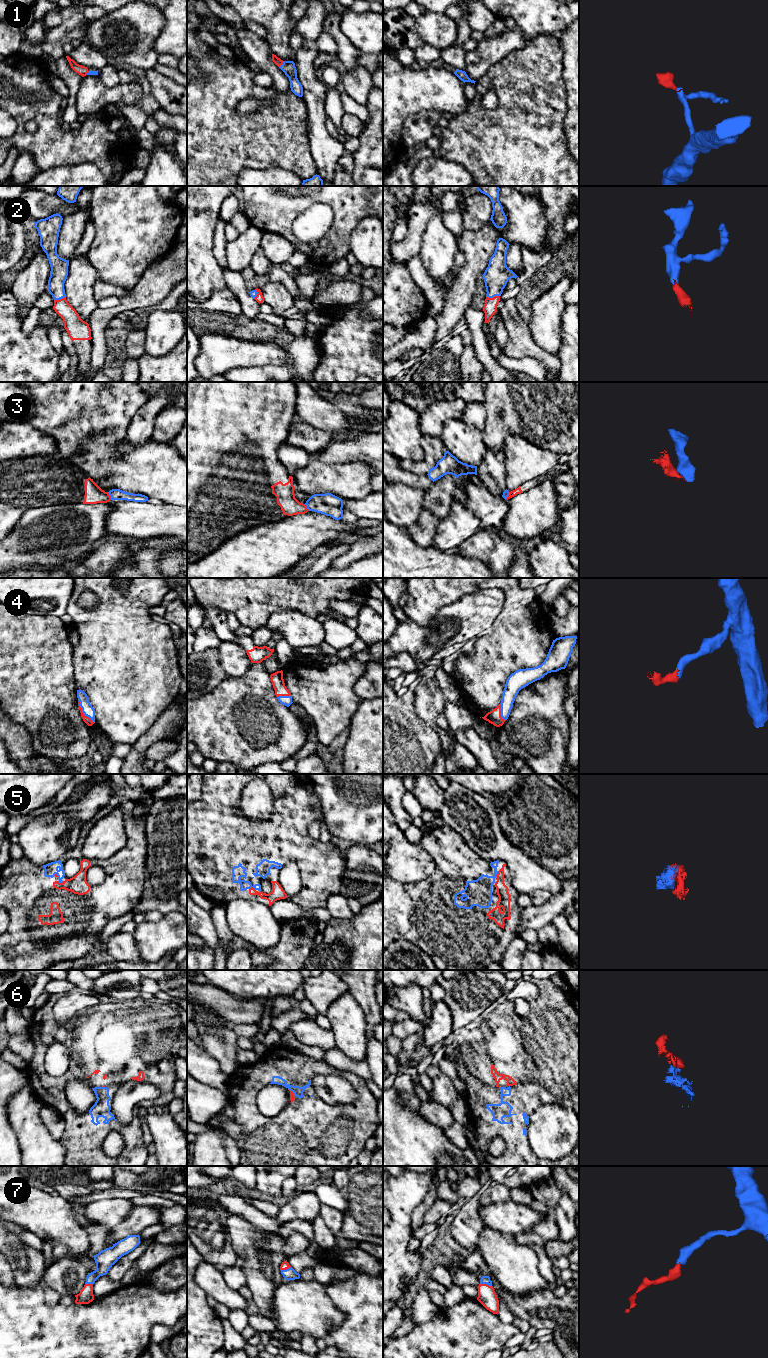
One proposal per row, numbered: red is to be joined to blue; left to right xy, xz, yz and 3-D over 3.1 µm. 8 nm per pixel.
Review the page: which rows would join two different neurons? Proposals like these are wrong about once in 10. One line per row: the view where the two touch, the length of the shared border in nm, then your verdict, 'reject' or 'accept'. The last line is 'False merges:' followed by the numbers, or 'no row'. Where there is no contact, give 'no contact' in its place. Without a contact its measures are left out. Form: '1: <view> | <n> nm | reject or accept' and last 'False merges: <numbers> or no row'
1: xz | 70 nm | accept
2: yz | 110 nm | accept
3: xy | 70 nm | reject
4: xy | 240 nm | accept
5: xy | 60 nm | accept
6: xz | 80 nm | accept
7: yz | 100 nm | accept
False merges: 3

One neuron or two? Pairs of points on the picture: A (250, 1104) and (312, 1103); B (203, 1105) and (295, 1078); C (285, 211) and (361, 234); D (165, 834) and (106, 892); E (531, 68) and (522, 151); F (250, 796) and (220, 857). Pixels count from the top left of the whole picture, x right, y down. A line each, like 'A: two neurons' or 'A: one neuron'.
A: one neuron
B: two neurons
C: two neurons
D: two neurons
E: one neuron
F: two neurons

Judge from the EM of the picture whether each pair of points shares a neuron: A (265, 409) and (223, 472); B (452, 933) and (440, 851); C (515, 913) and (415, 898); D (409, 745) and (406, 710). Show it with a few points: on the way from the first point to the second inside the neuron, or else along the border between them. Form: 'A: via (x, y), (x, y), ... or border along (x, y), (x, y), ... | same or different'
A: via (249, 424), (221, 452), (223, 456) | same
B: via (448, 913), (448, 871) | same
C: via (490, 904), (478, 893), (440, 893) | same
D: via (409, 736), (406, 719) | same

